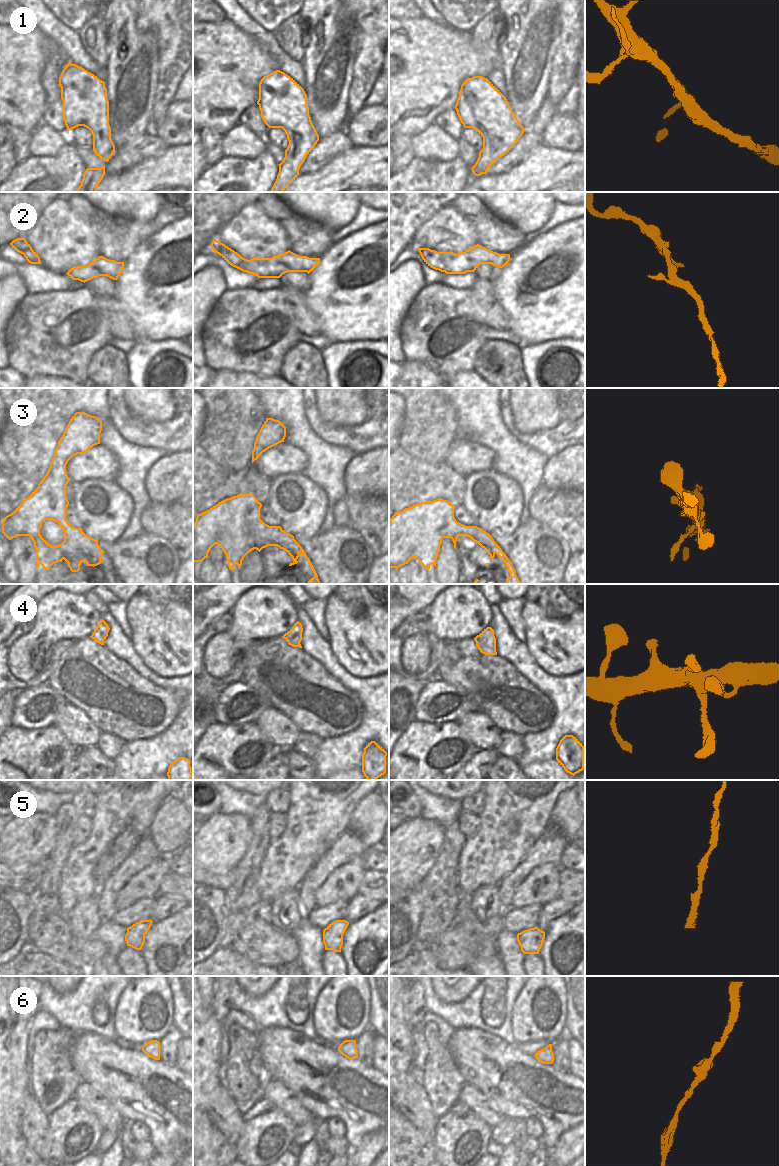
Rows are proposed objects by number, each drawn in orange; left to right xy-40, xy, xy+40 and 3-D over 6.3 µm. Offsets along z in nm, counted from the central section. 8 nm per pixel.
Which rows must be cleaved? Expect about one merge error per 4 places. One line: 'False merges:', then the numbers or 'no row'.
False merges: no row

